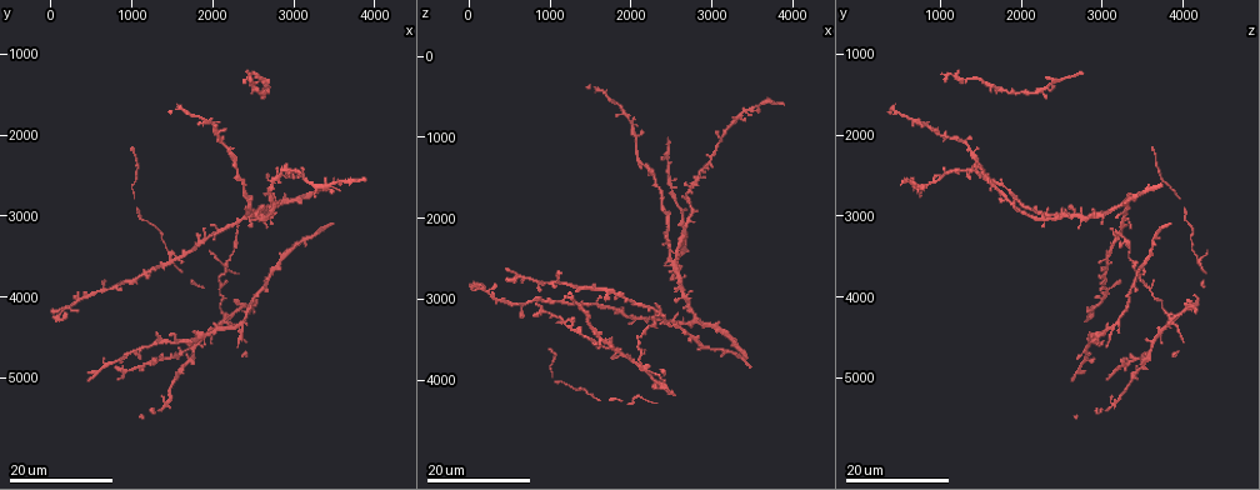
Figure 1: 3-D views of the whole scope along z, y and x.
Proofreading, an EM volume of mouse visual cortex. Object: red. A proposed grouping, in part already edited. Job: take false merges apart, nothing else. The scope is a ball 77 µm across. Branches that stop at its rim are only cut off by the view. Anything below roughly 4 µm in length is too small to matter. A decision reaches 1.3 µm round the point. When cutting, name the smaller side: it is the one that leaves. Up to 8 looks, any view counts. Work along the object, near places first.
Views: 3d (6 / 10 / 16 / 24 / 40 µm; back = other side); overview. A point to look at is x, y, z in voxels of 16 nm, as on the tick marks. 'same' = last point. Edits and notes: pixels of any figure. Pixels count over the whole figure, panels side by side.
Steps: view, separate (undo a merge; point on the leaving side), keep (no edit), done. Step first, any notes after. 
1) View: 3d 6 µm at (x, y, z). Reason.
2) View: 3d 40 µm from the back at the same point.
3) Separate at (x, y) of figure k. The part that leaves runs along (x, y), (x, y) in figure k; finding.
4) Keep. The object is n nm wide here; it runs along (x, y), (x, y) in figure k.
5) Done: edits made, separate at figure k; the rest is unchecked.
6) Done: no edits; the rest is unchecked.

View: 3d 24 µm at (2050, 1900, 800). Arms part here.

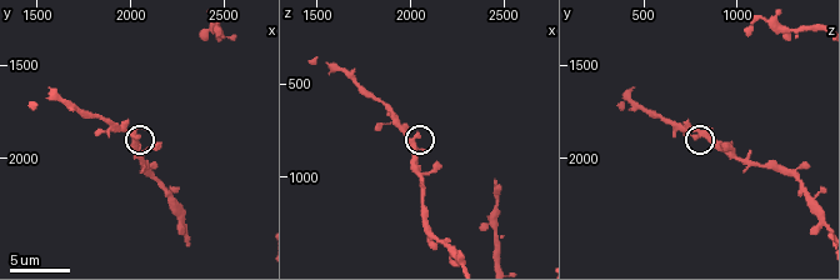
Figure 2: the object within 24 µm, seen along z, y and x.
View: 3d 6 µm at (2040, 1860, 840).

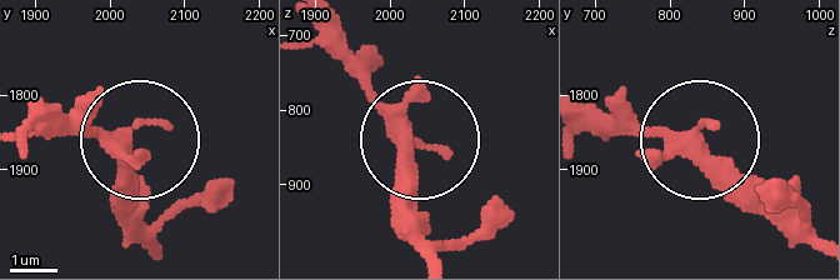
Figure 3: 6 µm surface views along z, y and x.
Keep. The object is 250 nm wide here; it runs along (811, 244), (700, 140), (613, 136) in figure 3; one neuron here.

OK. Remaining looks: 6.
View: 3d 16 µm at (2300, 3200, 3200).

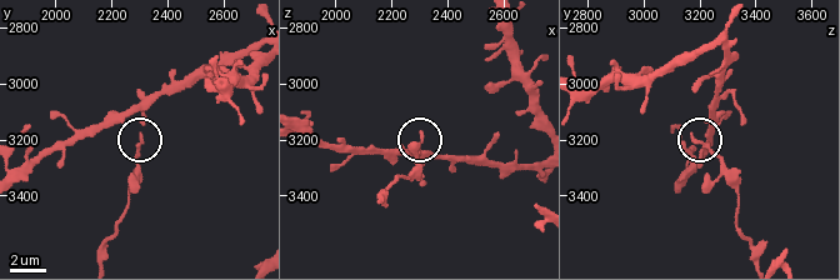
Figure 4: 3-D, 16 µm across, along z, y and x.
View: 3d 10 µm at (2300, 3170, 3170). Zoom in.

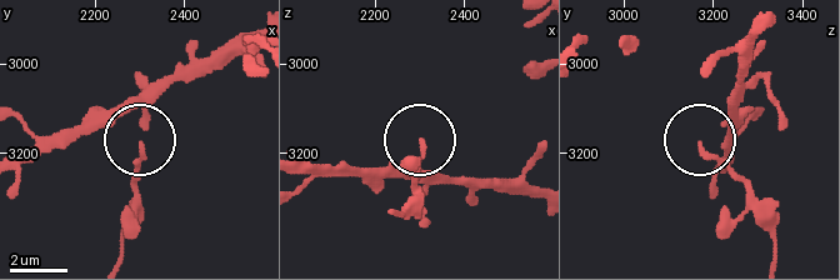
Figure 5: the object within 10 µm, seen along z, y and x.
Keep. It runs along (124, 251), (138, 179), (126, 110), (140, 76) in figure 5; continuous, no second neuron.

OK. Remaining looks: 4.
View: 3d 16 µm at (2350, 4350, 3150). Looks like a crossing.

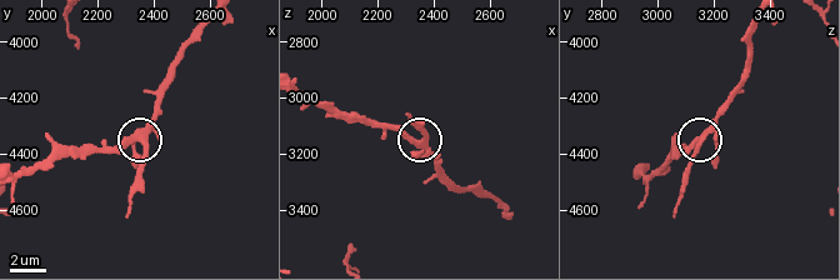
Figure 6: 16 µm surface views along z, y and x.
View: 3d 6 µm at (2360, 4350, 3150).

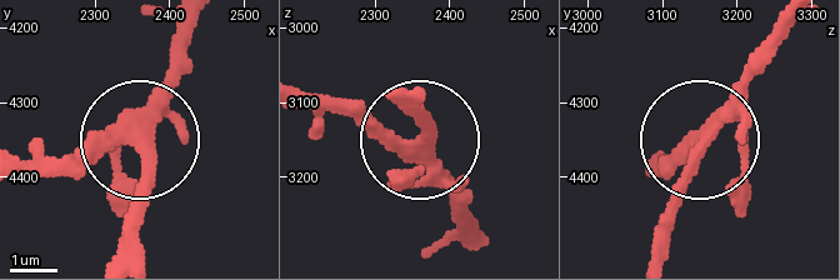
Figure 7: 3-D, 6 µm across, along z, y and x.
Keep. It runs along (20, 176), (115, 141), (135, 145), (139, 245) in figure 7; one neuron here.

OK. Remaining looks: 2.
View: 3d 24 µm at (1750, 4650, 3600). Three arms meet.

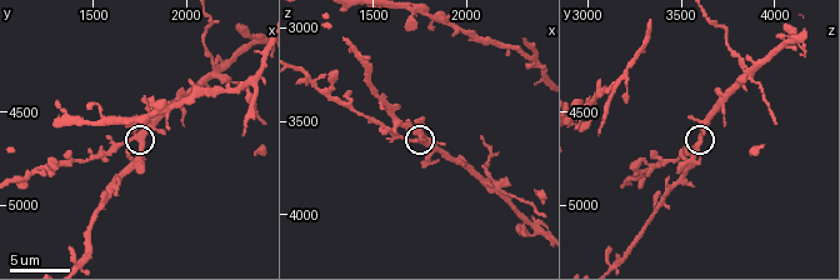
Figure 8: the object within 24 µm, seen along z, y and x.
View: 3d 10 µm at (1740, 4660, 3600). Closer look.

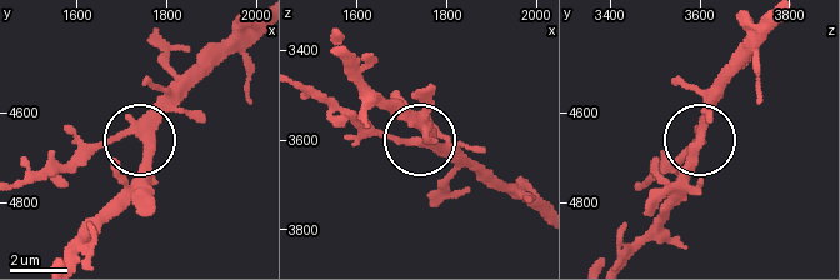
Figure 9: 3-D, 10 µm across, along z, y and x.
Keep. 3 arms meet here; all the same neuron.

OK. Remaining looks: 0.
Done: no edits; the rest is unchecked.

